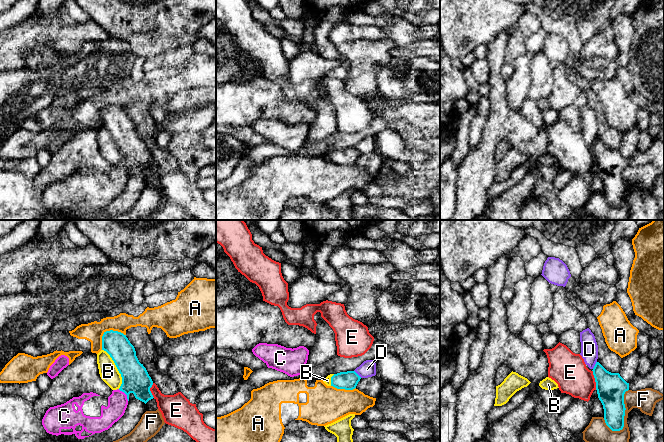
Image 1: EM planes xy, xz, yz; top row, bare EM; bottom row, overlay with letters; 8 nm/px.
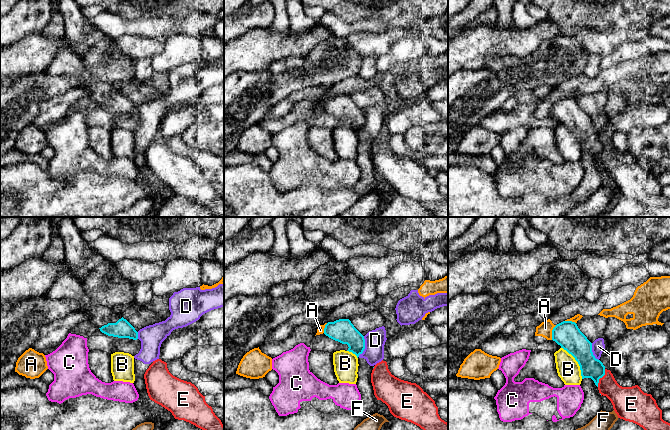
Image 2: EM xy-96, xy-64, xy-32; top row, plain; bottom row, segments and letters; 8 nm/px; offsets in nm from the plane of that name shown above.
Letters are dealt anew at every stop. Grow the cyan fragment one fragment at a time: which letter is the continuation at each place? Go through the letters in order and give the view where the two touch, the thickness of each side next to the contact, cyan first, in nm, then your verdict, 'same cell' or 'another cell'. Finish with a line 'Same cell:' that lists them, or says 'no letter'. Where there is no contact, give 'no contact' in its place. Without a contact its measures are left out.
A: contact in xy; calibres 200 and 160 nm; another cell
B: contact in xy; calibres 220 and 150 nm; another cell
C: contact in xy; calibres 220 and 160 nm; another cell
D: contact in xz; calibres 150 and 130 nm; another cell
E: contact in yz; calibres 240 and 280 nm; another cell
F: contact in yz; calibres 240 and 200 nm; another cell
Same cell: no letter

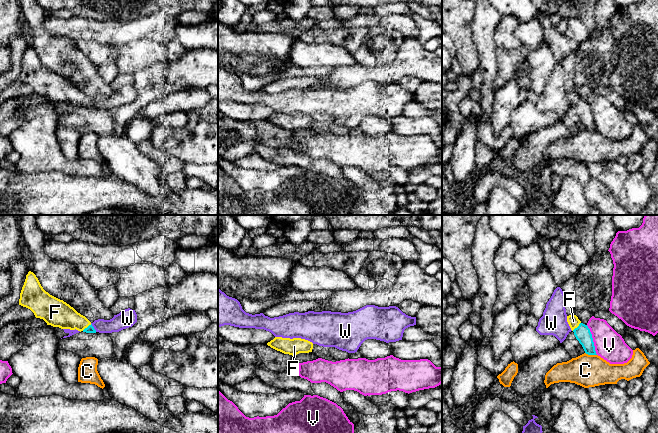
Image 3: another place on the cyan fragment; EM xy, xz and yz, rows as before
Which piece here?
C: contact in yz; calibres 130 and 260 nm; another cell
F: contact in yz; calibres 130 and 90 nm; same cell
V: contact in yz; calibres 130 and 240 nm; another cell
W: contact in xy; calibres 60 and 140 nm; another cell
Same cell: F

